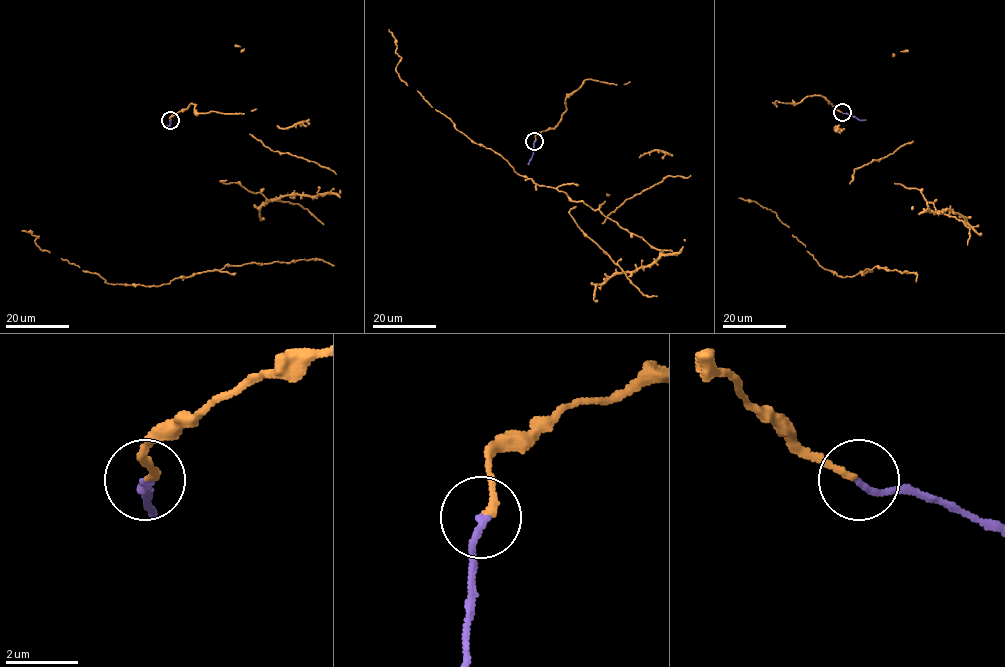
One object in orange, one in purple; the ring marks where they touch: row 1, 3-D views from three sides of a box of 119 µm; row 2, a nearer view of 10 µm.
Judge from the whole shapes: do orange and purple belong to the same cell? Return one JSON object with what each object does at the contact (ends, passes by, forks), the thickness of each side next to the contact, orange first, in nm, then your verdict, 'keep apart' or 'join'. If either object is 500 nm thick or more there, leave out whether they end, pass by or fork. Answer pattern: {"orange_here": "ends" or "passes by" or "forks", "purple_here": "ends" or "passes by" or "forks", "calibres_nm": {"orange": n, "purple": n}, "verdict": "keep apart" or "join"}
{"orange_here": "ends", "purple_here": "ends", "calibres_nm": {"orange": 190, "purple": 180}, "verdict": "join"}

